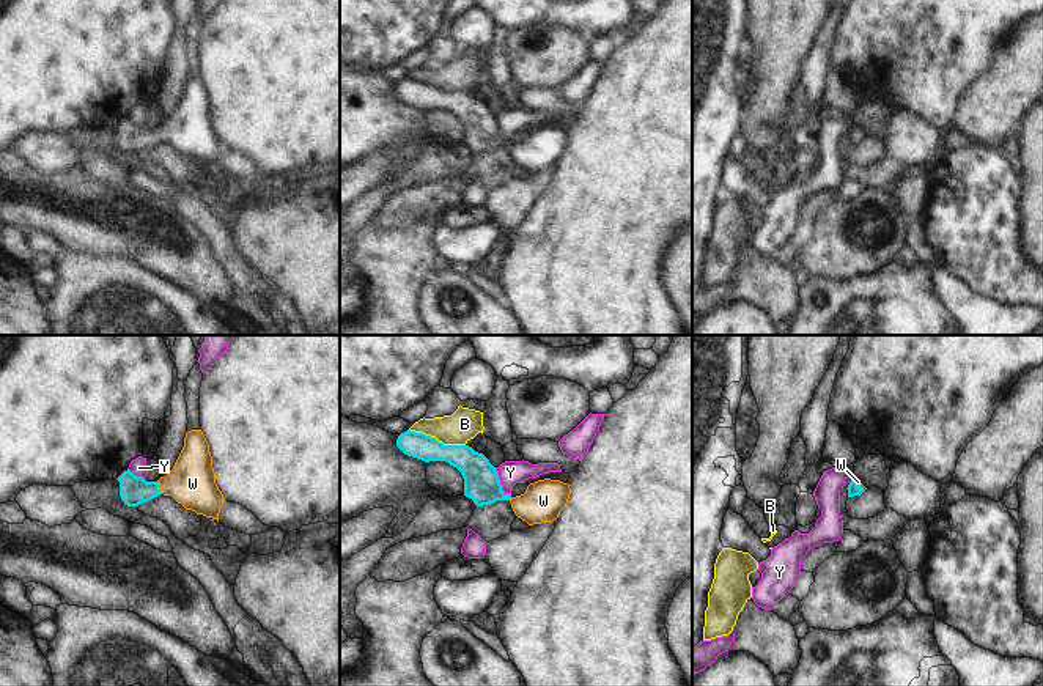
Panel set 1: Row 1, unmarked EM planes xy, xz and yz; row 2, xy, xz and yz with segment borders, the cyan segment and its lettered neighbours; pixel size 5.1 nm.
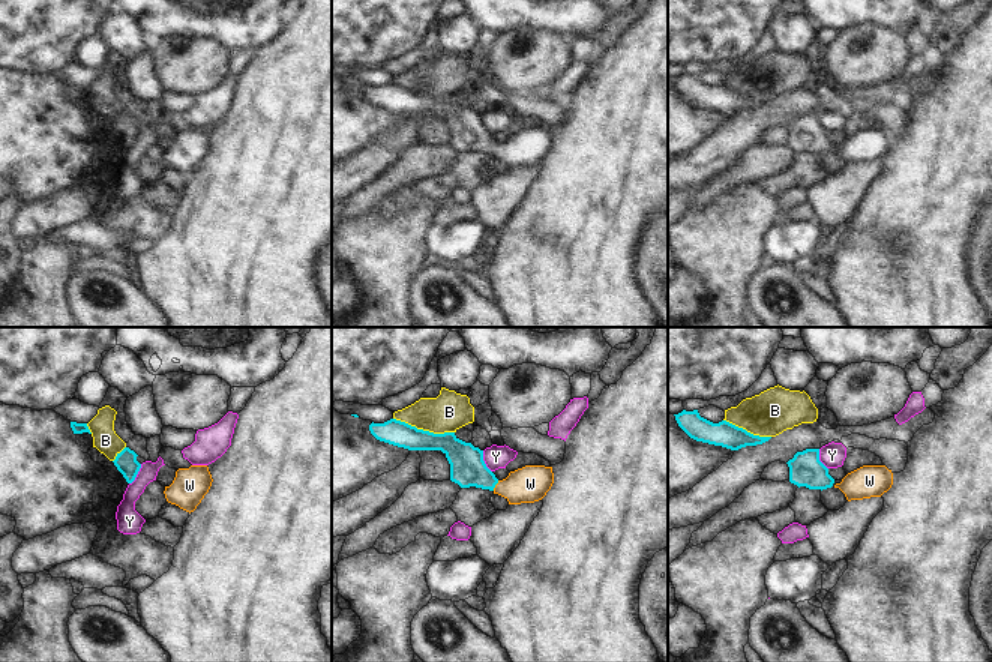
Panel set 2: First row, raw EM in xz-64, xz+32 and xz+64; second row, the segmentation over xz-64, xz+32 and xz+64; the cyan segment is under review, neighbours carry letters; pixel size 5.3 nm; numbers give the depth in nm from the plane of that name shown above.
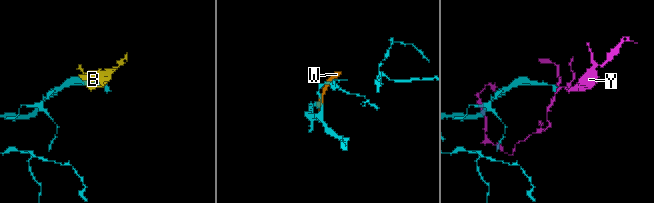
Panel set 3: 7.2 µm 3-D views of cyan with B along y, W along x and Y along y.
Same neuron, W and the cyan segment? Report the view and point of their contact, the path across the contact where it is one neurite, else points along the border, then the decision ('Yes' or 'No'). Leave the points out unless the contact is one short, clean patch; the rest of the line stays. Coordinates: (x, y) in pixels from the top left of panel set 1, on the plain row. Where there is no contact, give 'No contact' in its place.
Touches cyan at xy (159, 136). Path across: xy (134, 137), (159, 136), (173, 131), (192, 131). Yes.

